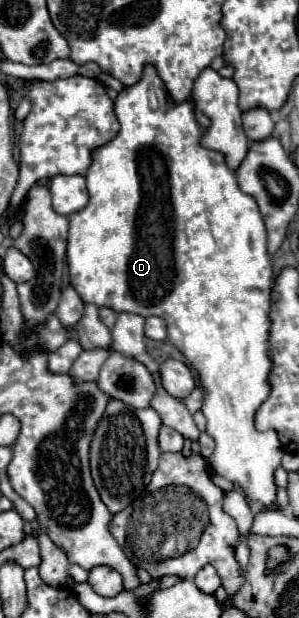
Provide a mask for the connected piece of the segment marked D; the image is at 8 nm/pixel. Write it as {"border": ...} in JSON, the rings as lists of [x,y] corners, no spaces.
{"border":[[[147,67],[147,69],[145,69],[145,73],[143,73],[143,77],[141,77],[139,83],[135,83],[133,87],[125,87],[125,89],[117,95],[117,99],[115,99],[115,115],[117,115],[117,119],[119,119],[119,123],[121,123],[121,131],[117,133],[117,137],[115,137],[113,141],[109,141],[107,145],[103,145],[103,147],[99,147],[97,151],[93,151],[93,163],[91,163],[87,175],[85,175],[85,179],[87,179],[87,191],[89,191],[89,203],[87,203],[87,207],[85,207],[83,211],[77,211],[77,213],[69,215],[69,239],[67,239],[69,283],[71,283],[71,287],[79,293],[79,297],[83,299],[83,303],[93,303],[93,305],[97,305],[97,307],[109,307],[109,309],[113,309],[113,311],[117,311],[117,313],[135,313],[135,315],[141,315],[141,317],[143,317],[143,315],[147,315],[147,317],[155,315],[155,317],[165,319],[165,323],[167,323],[167,339],[169,339],[169,341],[171,341],[171,343],[187,357],[189,367],[193,367],[193,369],[199,373],[199,381],[201,381],[199,387],[201,387],[201,391],[203,391],[203,407],[201,407],[201,413],[203,413],[205,419],[207,419],[207,429],[205,429],[205,431],[215,439],[215,451],[213,451],[213,455],[207,459],[209,465],[211,465],[211,471],[217,473],[217,475],[221,475],[221,477],[225,477],[227,481],[231,481],[231,483],[235,485],[235,489],[239,489],[239,491],[247,497],[247,503],[249,503],[249,505],[257,501],[257,503],[261,503],[263,509],[279,509],[279,507],[277,507],[277,485],[273,483],[273,473],[275,473],[275,469],[281,465],[283,447],[281,447],[281,443],[279,443],[277,431],[257,431],[255,425],[253,425],[255,411],[257,411],[259,405],[269,397],[269,391],[271,391],[271,385],[269,385],[269,371],[271,371],[271,365],[273,365],[273,363],[271,363],[271,355],[269,355],[269,327],[271,327],[271,323],[269,323],[269,311],[271,311],[273,265],[271,265],[271,257],[269,257],[269,253],[267,253],[267,233],[265,233],[265,223],[263,223],[263,219],[261,219],[259,207],[257,207],[257,203],[255,203],[253,197],[245,195],[245,193],[237,187],[235,173],[227,167],[225,157],[223,157],[221,153],[217,153],[217,151],[211,151],[211,149],[205,149],[205,147],[199,145],[199,139],[201,139],[203,131],[201,131],[201,127],[197,125],[197,121],[195,121],[195,107],[193,107],[193,103],[191,103],[191,101],[185,101],[185,103],[181,103],[181,105],[173,103],[173,101],[169,99],[167,91],[165,91],[163,81],[157,77],[157,73],[155,73],[153,67]]]}

